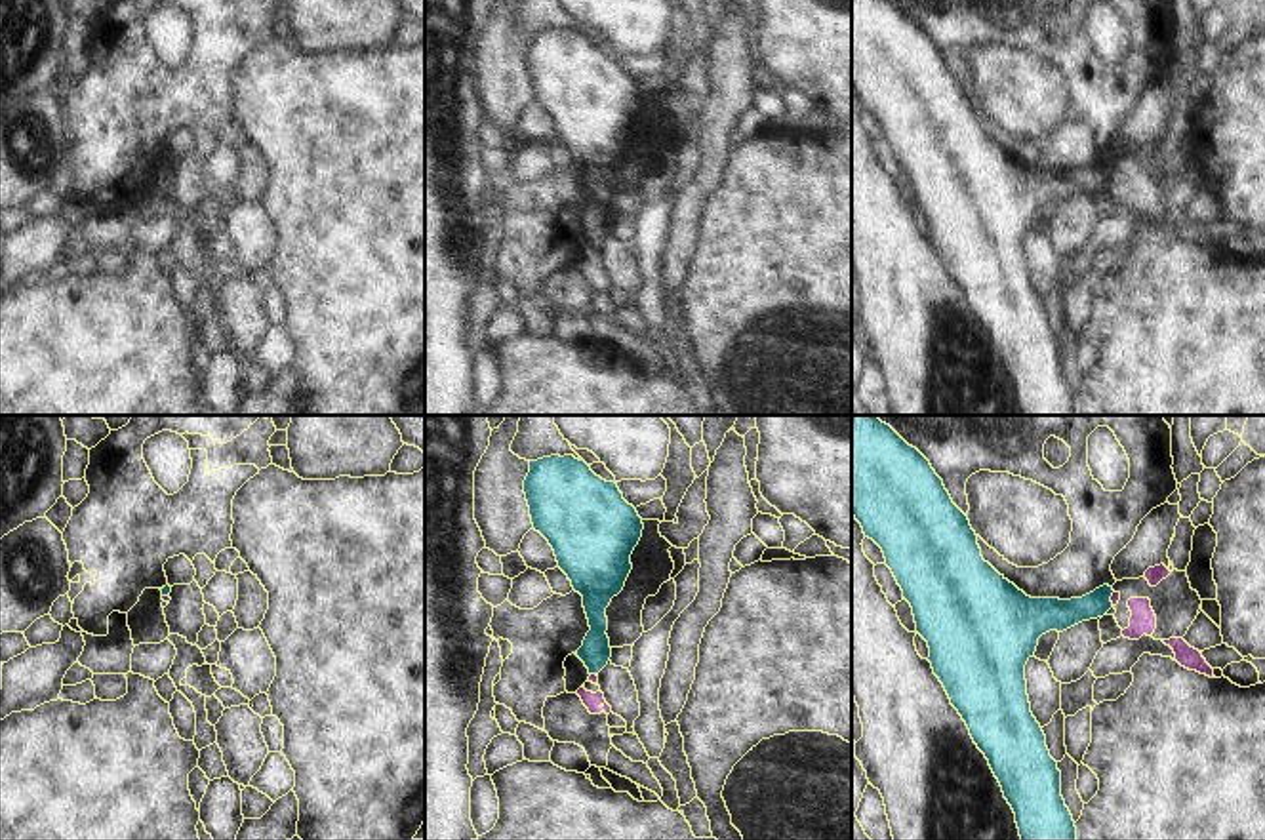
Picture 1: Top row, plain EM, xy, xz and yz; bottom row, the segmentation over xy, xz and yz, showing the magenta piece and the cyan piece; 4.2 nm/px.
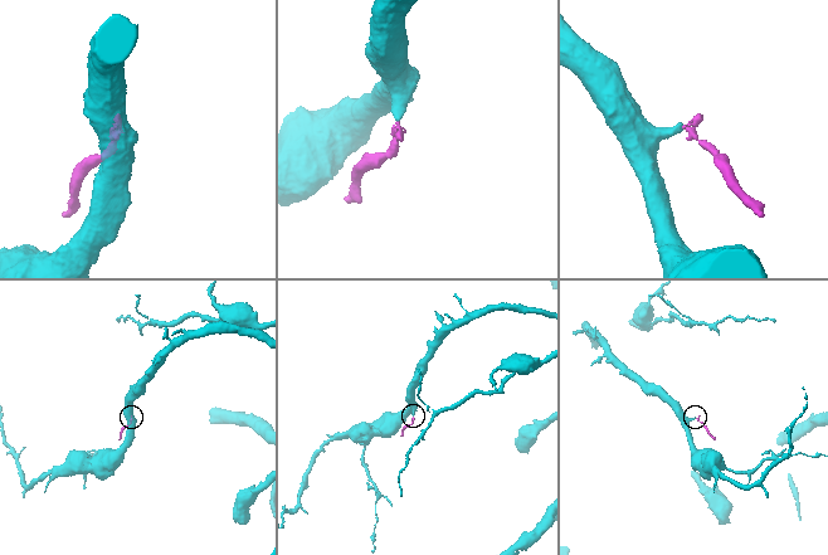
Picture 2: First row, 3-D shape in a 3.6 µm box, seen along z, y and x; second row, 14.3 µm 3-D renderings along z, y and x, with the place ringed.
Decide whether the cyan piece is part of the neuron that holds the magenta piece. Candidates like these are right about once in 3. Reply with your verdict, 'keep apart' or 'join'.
keep apart

